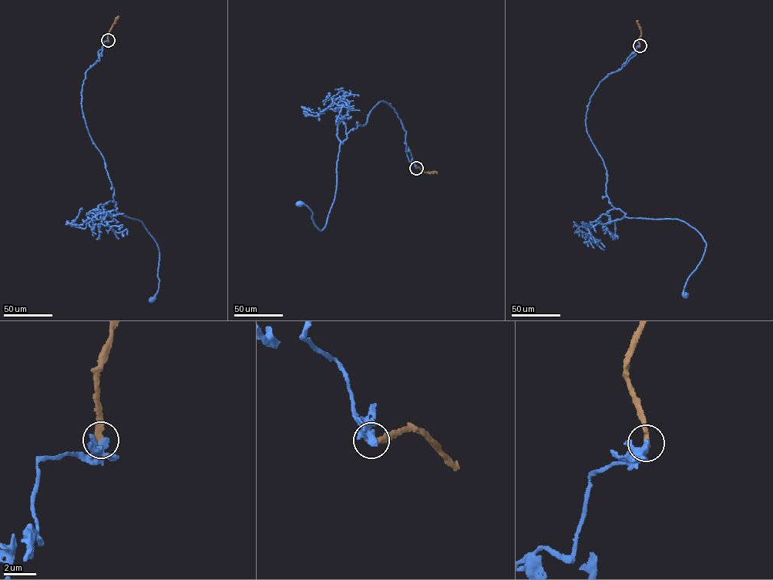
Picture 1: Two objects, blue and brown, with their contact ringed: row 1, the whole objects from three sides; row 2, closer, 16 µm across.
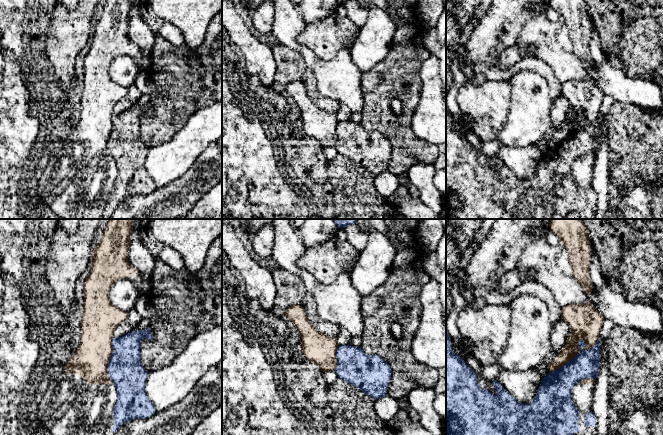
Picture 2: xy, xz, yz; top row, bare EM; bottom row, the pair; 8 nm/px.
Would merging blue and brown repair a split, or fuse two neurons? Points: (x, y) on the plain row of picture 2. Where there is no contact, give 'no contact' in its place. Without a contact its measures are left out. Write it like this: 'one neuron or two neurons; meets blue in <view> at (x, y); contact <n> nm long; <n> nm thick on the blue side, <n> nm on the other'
two neurons; meets blue in yz at (575, 132); contact 480 nm long; 220 nm thick on the blue side, 220 nm on the other

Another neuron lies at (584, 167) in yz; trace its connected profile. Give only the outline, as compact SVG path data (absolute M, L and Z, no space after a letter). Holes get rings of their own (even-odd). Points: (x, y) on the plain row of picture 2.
M588 154L575 160L571 167L571 176L573 179L575 178L576 173L579 173L579 189L582 191L591 188L594 164L595 156Z

